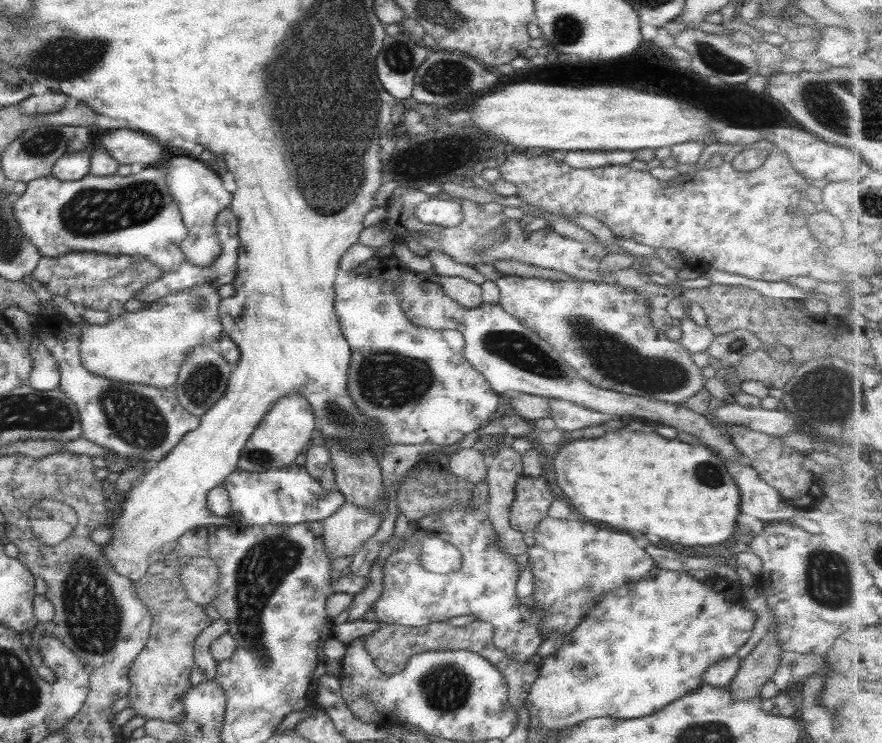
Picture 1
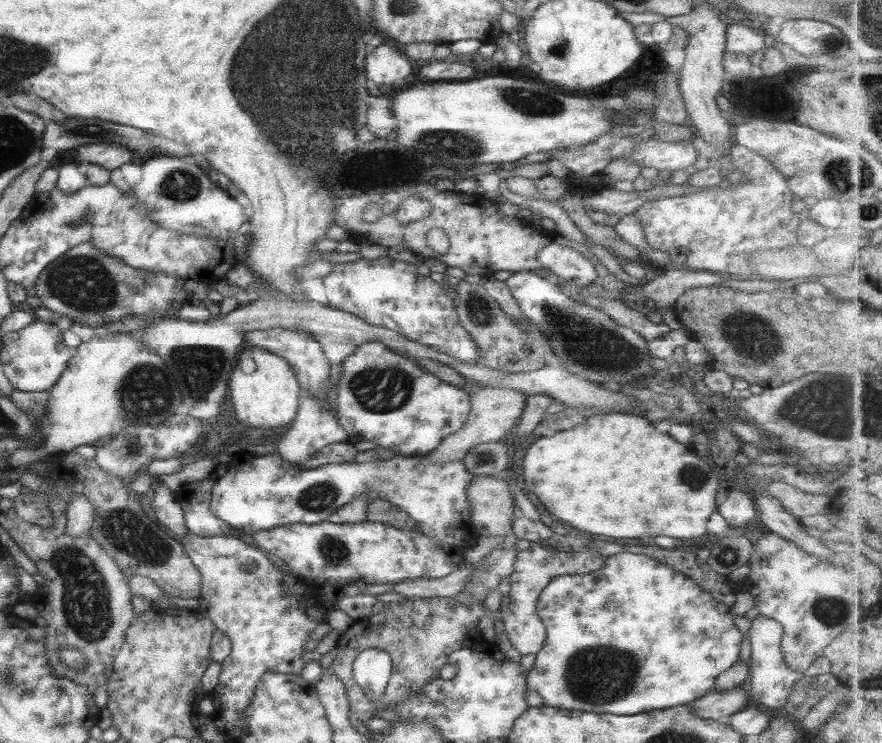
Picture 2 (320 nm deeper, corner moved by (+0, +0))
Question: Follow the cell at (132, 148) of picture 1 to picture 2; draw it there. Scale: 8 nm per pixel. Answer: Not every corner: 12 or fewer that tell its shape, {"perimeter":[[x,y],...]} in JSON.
{"perimeter":[[115,144],[75,148],[73,160],[97,164],[110,172],[131,154]]}

